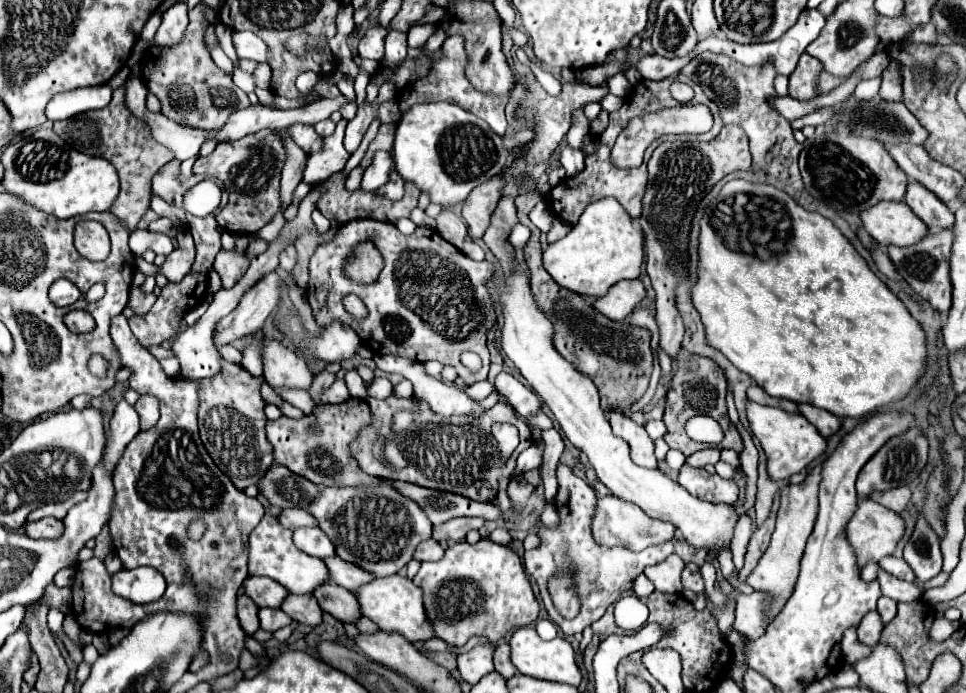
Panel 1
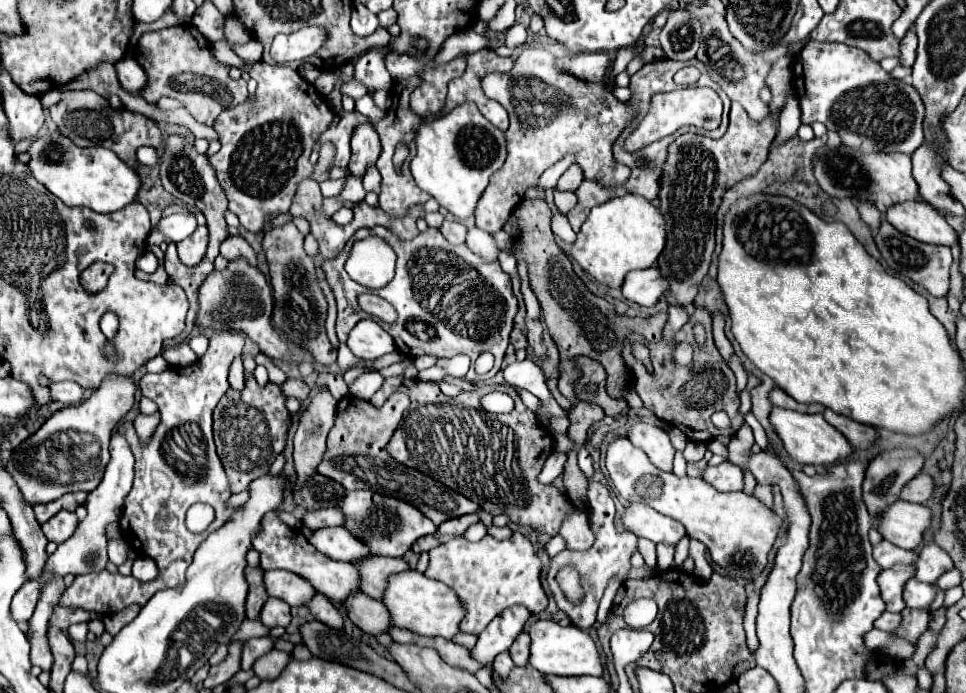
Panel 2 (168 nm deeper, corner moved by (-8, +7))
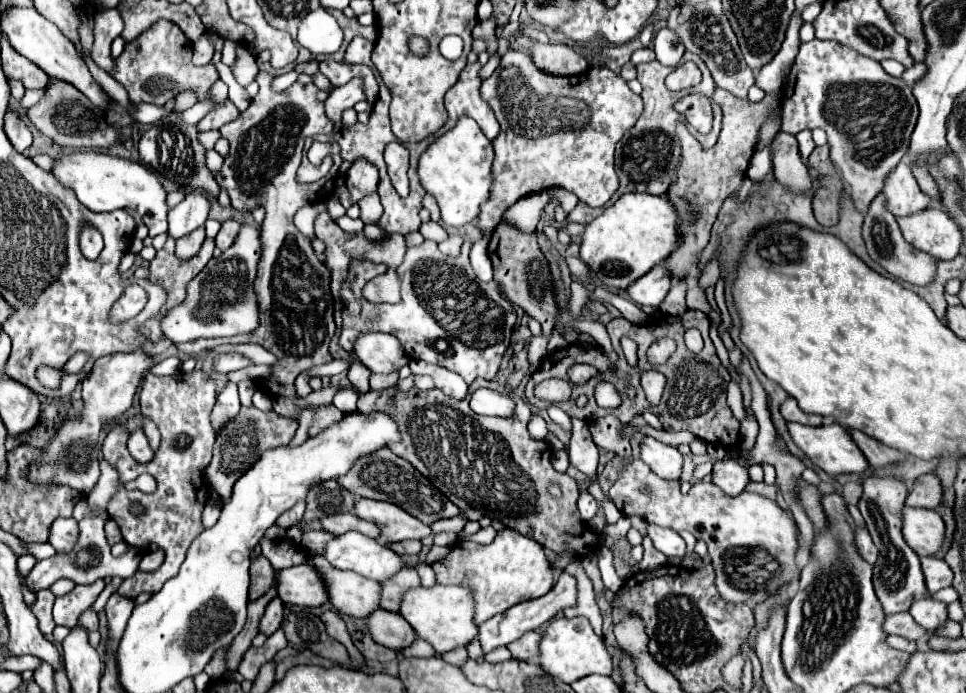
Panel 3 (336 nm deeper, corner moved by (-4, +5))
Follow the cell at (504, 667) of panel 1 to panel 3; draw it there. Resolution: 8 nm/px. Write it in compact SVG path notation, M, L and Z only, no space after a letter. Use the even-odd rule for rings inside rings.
M526 632L522 638L514 640L514 642L508 646L508 650L512 652L512 656L514 656L516 660L538 662L538 658L540 658L540 648L538 648L540 640L542 640L542 636L540 636L538 632Z

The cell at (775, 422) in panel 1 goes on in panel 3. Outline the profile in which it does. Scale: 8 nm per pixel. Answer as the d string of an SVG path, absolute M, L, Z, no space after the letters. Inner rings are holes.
M788 422L788 430L792 440L796 442L796 446L818 466L822 468L826 474L830 476L838 476L838 474L862 474L868 468L868 460L862 454L862 450L856 446L856 442L852 440L850 432L842 426L836 424L824 424L818 428L812 426L802 426L802 424L794 424Z

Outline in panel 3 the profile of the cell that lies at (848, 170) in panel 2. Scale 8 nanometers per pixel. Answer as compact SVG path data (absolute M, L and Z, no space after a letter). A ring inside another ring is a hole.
M900 162L898 168L886 178L882 192L888 200L888 210L898 218L918 214L930 206L930 196L920 190L904 162Z

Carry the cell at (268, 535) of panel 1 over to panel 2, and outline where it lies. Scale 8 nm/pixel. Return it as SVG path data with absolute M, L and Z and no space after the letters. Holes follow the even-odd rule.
M276 510L268 512L262 518L262 526L252 540L252 546L254 546L254 550L260 552L262 570L274 570L274 568L290 570L290 572L302 576L304 580L308 580L310 584L314 584L314 590L324 594L330 602L344 602L346 596L350 596L352 592L358 590L358 570L354 564L330 560L328 556L318 552L314 546L310 546L310 542L306 540L306 536L300 530L288 528L280 520Z

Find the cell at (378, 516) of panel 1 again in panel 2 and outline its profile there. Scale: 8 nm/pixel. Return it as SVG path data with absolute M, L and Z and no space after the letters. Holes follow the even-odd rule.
M370 490L346 492L338 508L344 514L344 526L348 528L348 532L354 534L362 544L366 544L374 556L402 558L418 538L436 532L436 524L428 520L416 506Z

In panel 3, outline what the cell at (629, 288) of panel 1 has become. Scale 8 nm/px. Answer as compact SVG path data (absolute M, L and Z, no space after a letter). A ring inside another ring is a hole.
M658 264L658 266L654 266L654 270L650 270L650 274L644 274L626 292L632 298L632 302L636 302L640 306L658 308L662 304L662 300L666 298L670 286L672 286L670 270L664 264Z

